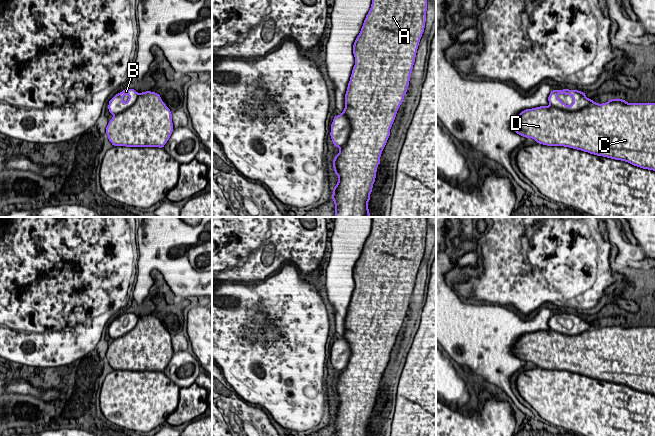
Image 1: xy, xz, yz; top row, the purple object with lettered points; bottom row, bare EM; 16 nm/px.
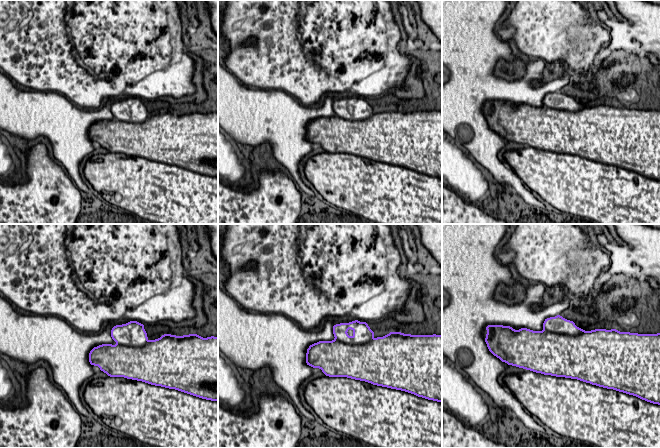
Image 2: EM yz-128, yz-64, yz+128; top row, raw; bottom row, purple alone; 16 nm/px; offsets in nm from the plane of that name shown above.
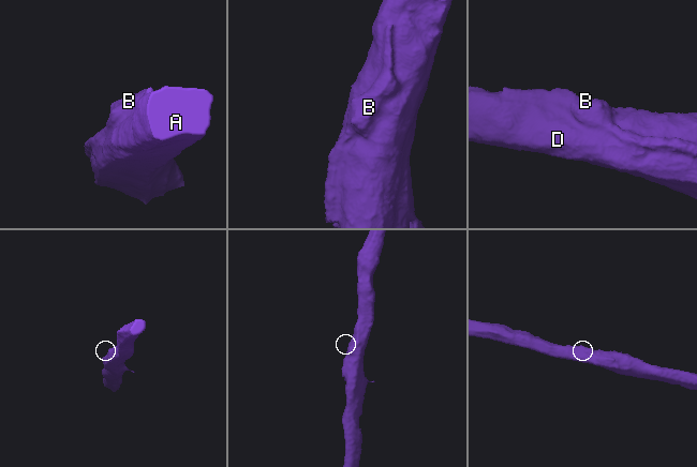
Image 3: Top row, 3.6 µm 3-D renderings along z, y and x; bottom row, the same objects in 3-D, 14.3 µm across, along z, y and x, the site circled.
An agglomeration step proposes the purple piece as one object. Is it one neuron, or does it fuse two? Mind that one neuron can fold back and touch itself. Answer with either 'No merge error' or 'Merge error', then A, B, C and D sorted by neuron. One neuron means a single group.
Merge error. Groups: A C D / B

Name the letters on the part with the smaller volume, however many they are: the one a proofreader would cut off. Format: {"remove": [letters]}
{"remove": ["B"]}

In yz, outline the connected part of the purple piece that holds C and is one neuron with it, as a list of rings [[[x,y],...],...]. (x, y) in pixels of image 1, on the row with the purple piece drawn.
[[[610,99],[578,110],[565,111],[555,106],[526,109],[516,117],[513,130],[547,146],[564,146],[597,156],[628,162],[655,171],[655,103],[627,103]]]

